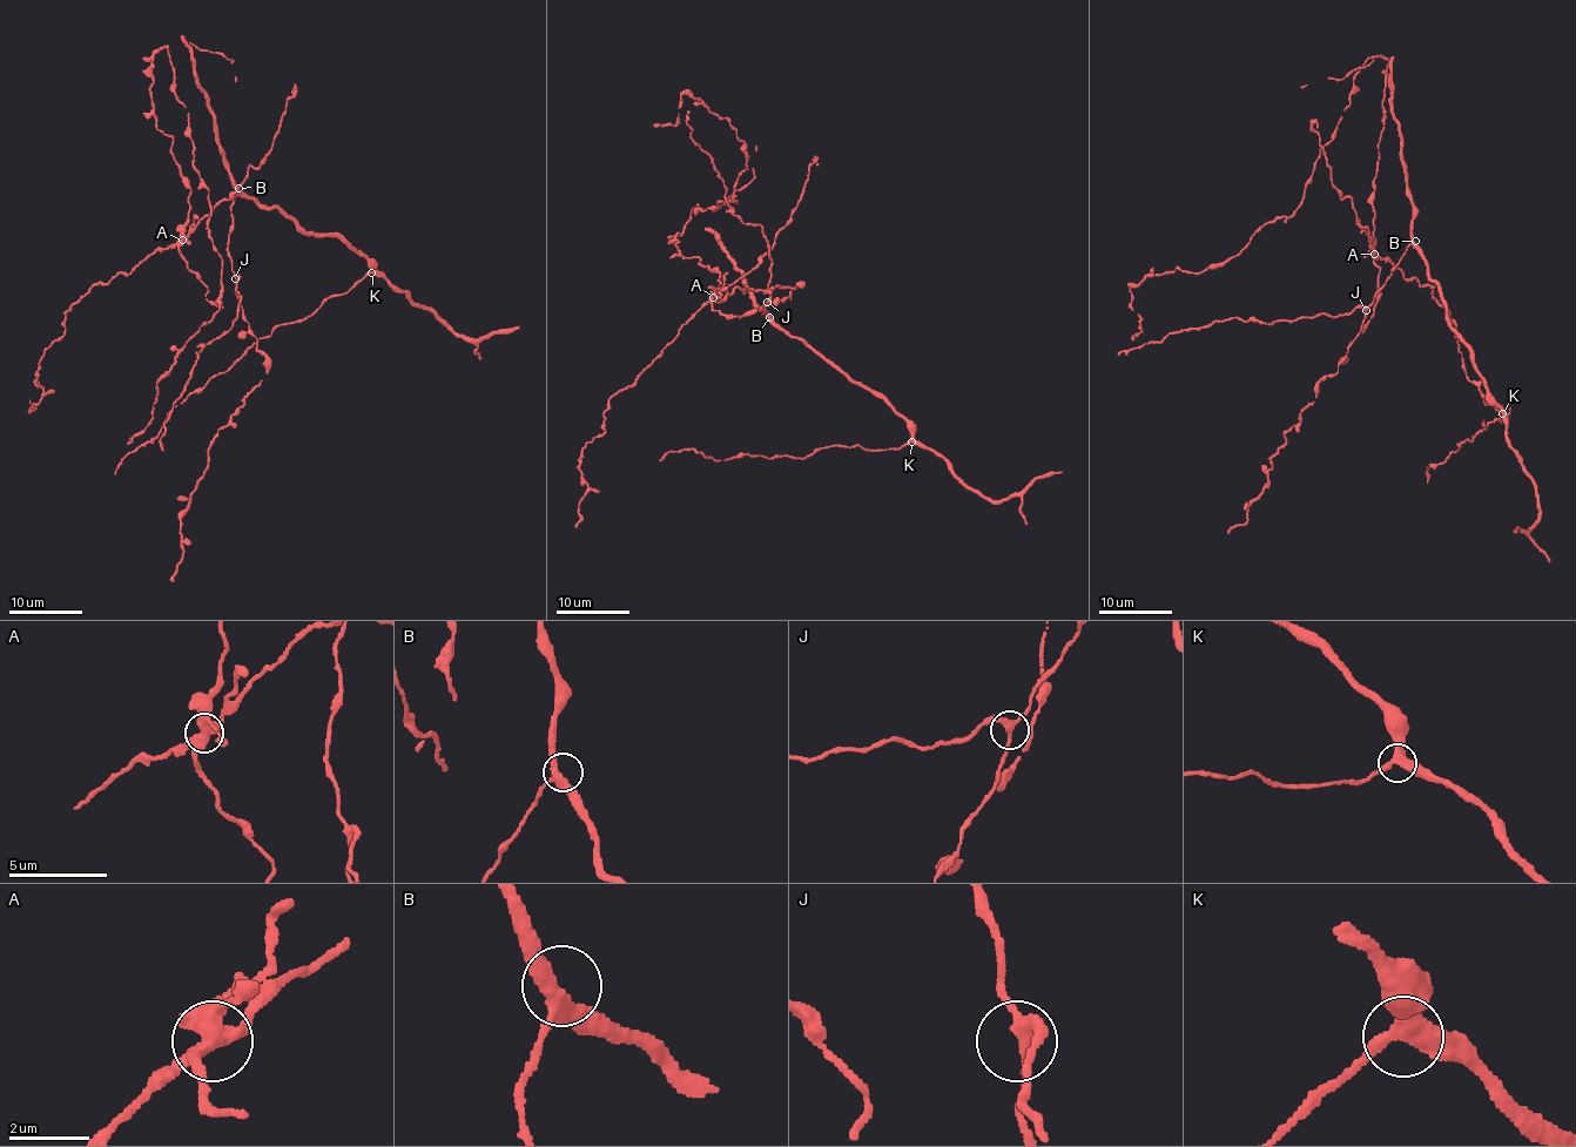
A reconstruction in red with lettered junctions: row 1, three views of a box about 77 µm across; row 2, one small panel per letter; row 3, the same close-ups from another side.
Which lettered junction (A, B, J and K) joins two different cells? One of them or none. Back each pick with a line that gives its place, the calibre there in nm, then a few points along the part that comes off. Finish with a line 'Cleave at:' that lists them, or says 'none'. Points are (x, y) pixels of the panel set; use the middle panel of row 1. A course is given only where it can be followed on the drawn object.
A: Place: (713, 297). Thickness 400 nm. Course of the part to remove: (713, 298), (632, 384), (610, 399), (605, 433), (583, 449), (579, 467), (586, 483), (577, 524)
Cleave at: A

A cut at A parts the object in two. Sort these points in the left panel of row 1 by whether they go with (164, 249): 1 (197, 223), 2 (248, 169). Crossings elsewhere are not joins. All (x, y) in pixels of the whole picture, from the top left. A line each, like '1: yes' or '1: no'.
1: yes
2: yes

